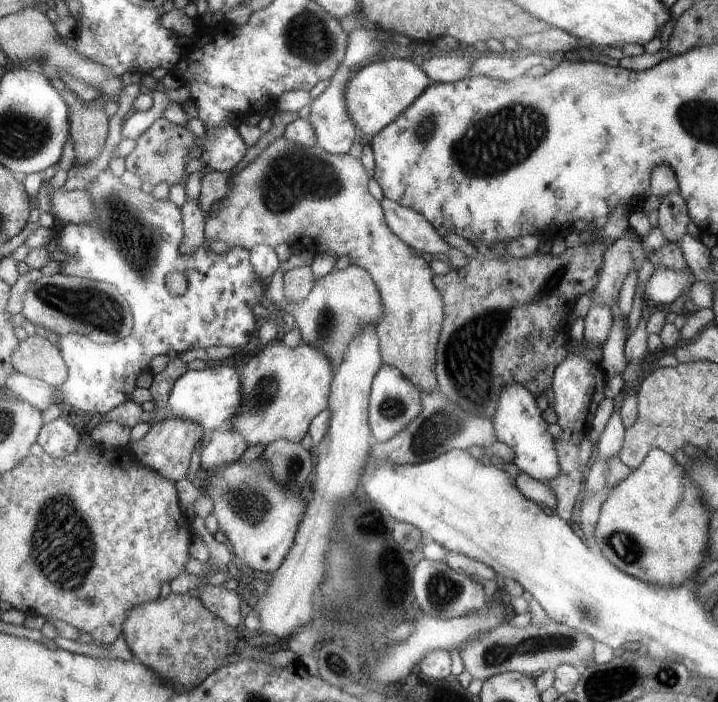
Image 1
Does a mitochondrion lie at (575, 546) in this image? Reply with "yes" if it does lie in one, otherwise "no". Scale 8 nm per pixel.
no

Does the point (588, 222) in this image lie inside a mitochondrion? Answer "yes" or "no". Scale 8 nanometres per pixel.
no

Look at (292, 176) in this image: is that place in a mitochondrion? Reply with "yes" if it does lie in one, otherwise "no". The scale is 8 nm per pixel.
yes

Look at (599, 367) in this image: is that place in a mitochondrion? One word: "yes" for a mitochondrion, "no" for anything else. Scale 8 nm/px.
no

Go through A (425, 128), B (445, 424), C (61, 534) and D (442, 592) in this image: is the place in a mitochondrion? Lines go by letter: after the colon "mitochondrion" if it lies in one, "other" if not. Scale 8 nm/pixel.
A: mitochondrion
B: mitochondrion
C: mitochondrion
D: mitochondrion

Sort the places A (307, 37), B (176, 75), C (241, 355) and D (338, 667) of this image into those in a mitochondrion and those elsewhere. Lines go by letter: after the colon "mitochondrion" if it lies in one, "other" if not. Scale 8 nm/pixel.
A: mitochondrion
B: other
C: other
D: other

